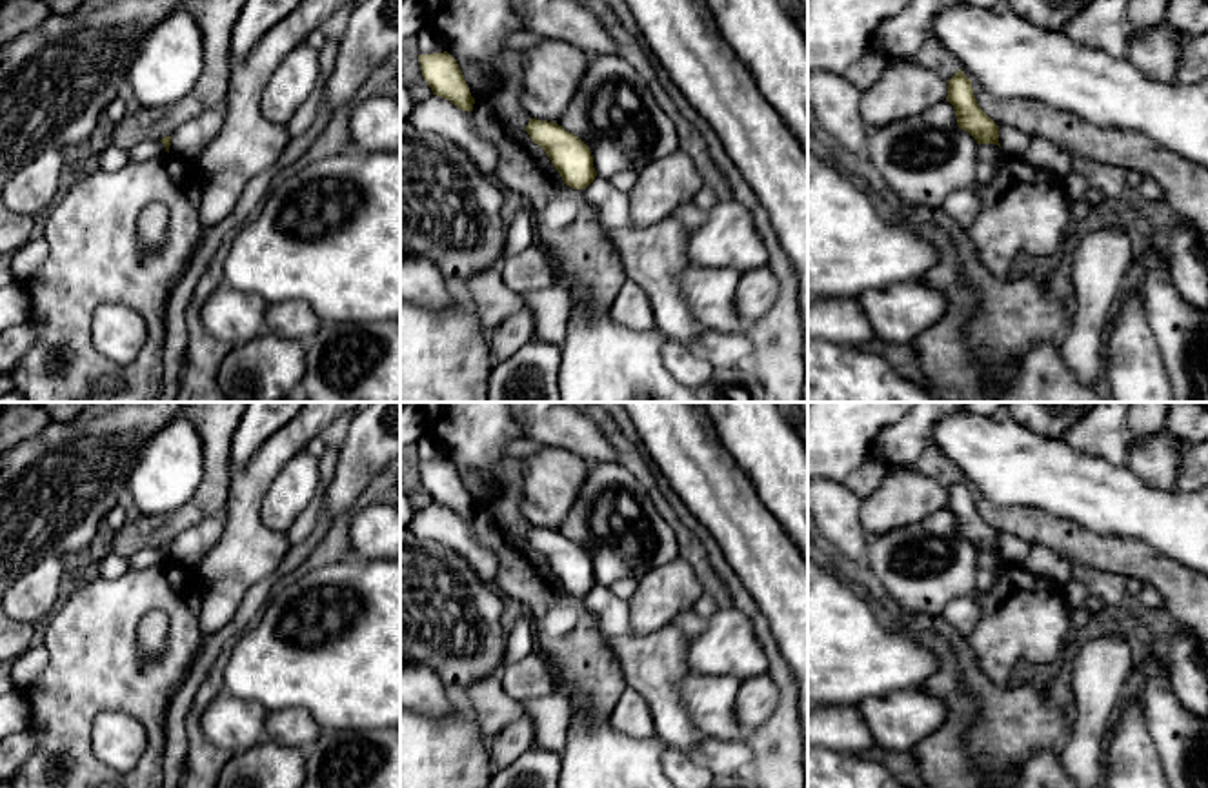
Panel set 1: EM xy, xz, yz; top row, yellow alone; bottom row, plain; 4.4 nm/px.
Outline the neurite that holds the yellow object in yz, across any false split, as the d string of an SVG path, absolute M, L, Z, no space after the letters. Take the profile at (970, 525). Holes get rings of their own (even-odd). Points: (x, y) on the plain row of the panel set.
M959 477L948 488L946 508L953 513L957 533L968 539L977 551L999 551L999 533L979 515L971 488Z

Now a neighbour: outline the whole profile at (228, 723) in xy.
M222 692L200 717L206 739L229 753L240 753L266 739L264 726L271 710L257 701L240 701Z

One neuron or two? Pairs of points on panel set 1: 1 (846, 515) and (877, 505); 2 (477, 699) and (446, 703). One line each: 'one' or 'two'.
1: two
2: two

